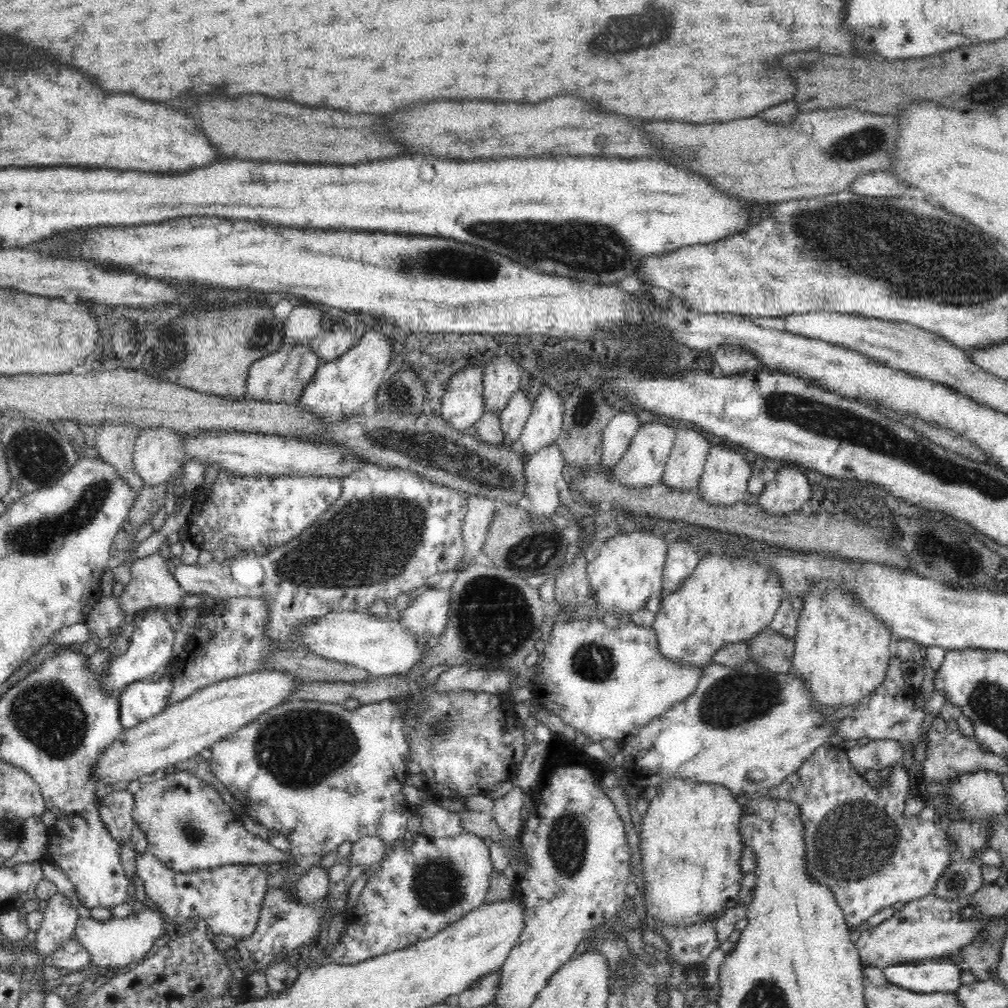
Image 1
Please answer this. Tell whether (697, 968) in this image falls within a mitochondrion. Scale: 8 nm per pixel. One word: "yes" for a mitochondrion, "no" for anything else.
no

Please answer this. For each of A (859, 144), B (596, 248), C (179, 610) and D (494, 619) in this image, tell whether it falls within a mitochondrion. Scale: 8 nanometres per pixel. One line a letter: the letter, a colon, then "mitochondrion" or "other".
A: mitochondrion
B: mitochondrion
C: other
D: mitochondrion

